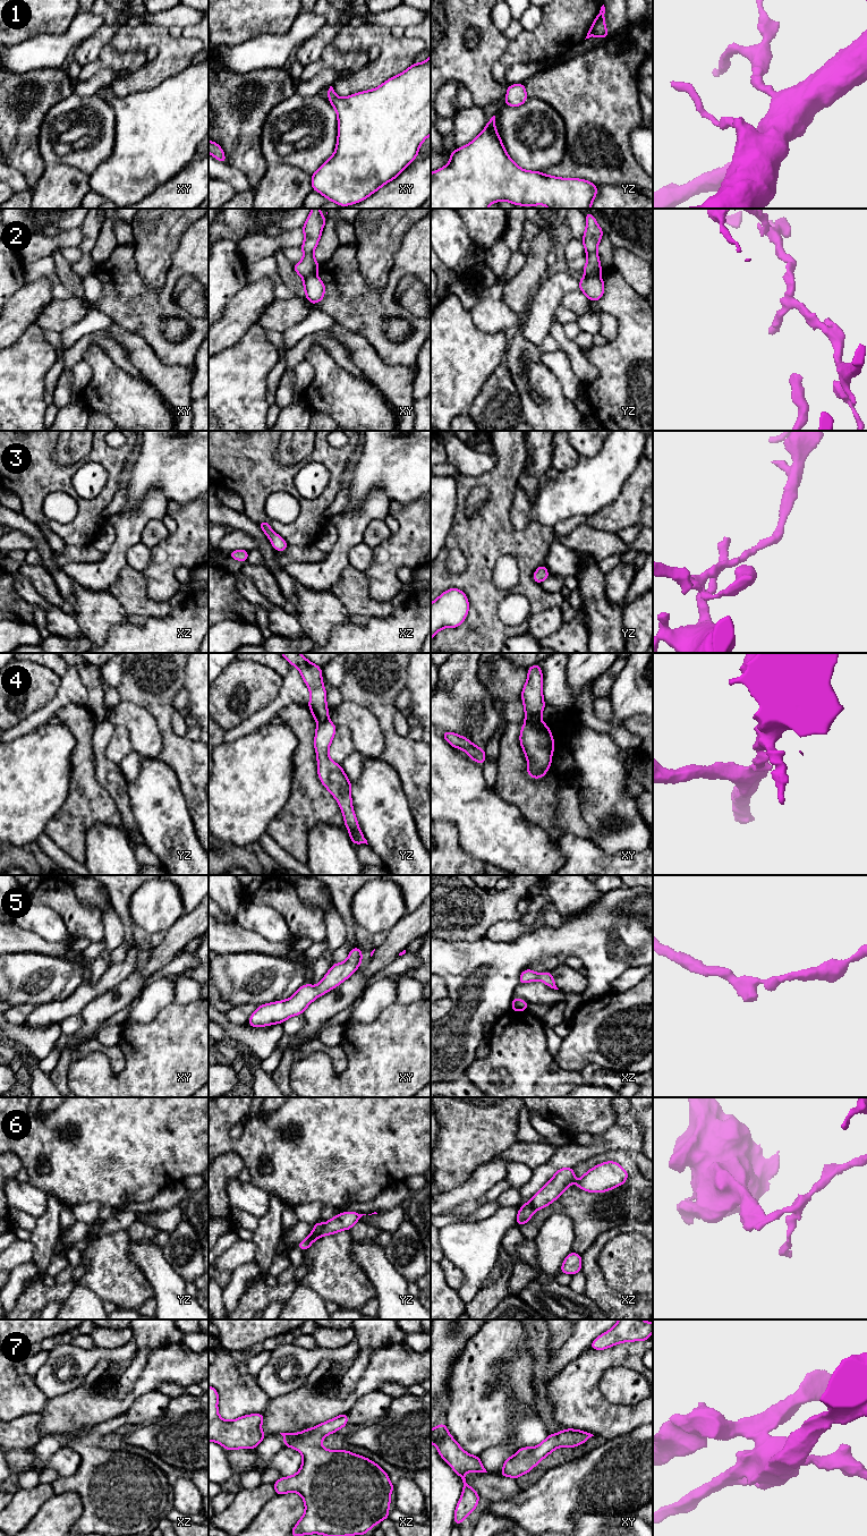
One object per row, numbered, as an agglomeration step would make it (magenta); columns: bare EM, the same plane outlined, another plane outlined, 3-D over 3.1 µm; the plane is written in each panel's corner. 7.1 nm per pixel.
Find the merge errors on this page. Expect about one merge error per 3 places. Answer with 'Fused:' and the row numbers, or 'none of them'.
Fused: 2, 4, 6

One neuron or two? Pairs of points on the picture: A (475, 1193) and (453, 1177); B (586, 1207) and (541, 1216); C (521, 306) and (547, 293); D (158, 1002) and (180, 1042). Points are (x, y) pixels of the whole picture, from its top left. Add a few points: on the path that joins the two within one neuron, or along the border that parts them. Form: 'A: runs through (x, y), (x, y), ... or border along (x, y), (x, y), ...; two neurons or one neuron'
A: border along (481, 1164), (459, 1186), (442, 1193); two neurons
B: runs through (575, 1207), (552, 1208); one neuron
C: border along (532, 298), (525, 315); two neurons
D: border along (173, 1002), (164, 1007), (153, 1019), (141, 1025); two neurons

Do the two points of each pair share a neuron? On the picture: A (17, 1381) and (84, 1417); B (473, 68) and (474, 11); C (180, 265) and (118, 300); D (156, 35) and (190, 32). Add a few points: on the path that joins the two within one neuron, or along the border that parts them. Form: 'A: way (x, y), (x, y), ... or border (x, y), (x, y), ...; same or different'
A: border (47, 1398), (45, 1405), (40, 1413); different
B: way (484, 54), (486, 52), (485, 25); same
C: way (170, 282), (158, 296), (135, 296); same
D: border (183, 34), (196, 39); different

